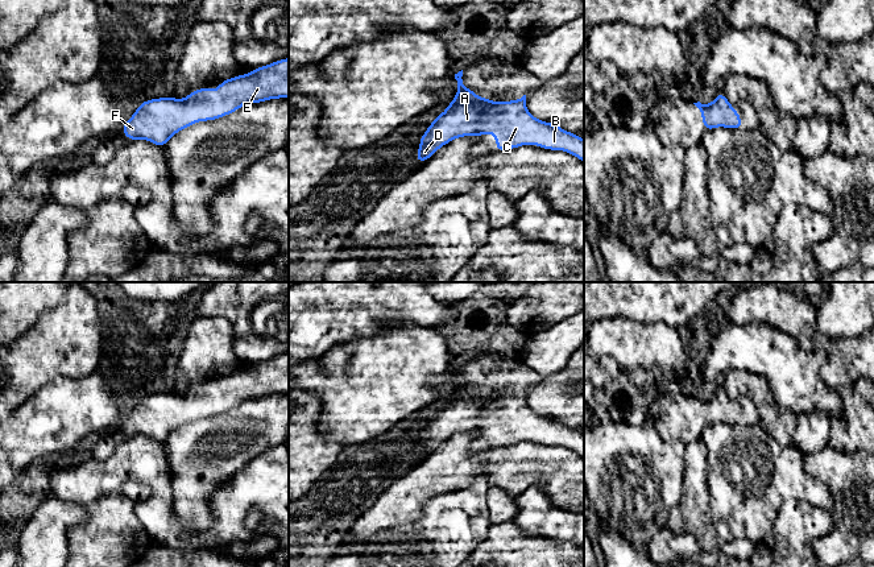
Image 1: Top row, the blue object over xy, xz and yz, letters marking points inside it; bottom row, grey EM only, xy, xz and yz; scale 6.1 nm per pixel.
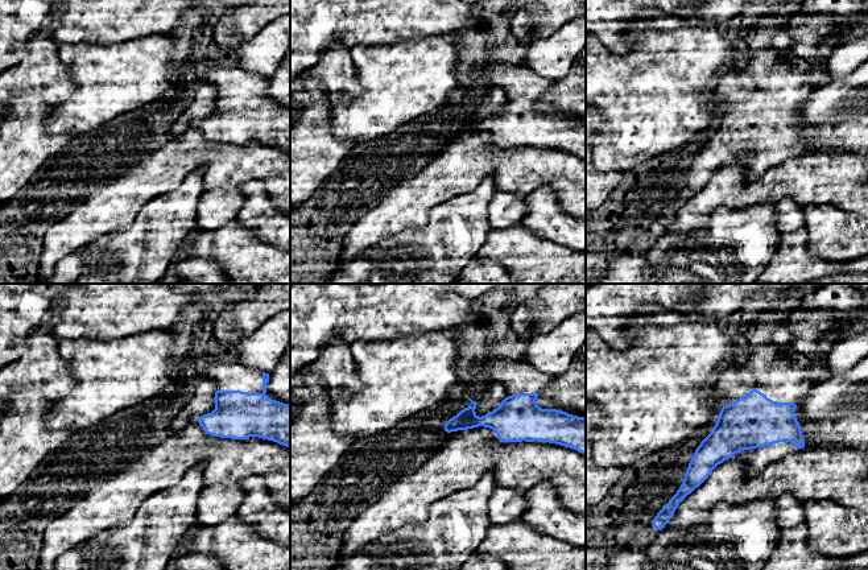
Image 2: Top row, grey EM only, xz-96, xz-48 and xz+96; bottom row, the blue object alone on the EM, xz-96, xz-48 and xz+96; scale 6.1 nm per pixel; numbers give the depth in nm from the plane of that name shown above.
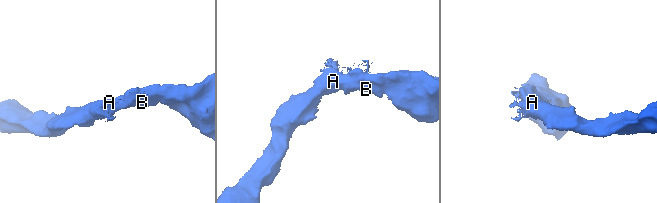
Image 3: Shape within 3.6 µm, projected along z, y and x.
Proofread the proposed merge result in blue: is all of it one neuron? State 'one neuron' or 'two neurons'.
one neuron

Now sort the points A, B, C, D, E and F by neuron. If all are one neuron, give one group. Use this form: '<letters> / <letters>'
A B C D E F

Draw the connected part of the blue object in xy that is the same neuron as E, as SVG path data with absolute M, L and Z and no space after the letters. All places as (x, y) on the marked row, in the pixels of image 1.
M289 58L260 66L219 84L218 90L194 90L186 99L145 100L123 125L121 132L129 141L142 138L165 146L177 132L198 121L224 117L245 104L289 98Z

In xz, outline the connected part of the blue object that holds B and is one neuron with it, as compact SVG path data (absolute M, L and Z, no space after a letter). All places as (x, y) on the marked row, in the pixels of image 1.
M463 70L455 74L457 94L447 105L447 109L436 116L428 129L421 136L419 150L415 154L417 162L424 162L432 157L439 148L463 136L479 138L484 133L496 134L496 149L504 152L522 145L535 144L538 148L550 150L564 150L584 162L584 140L563 128L535 119L526 111L526 95L511 102L494 103L492 99L481 99L472 90L463 84Z

